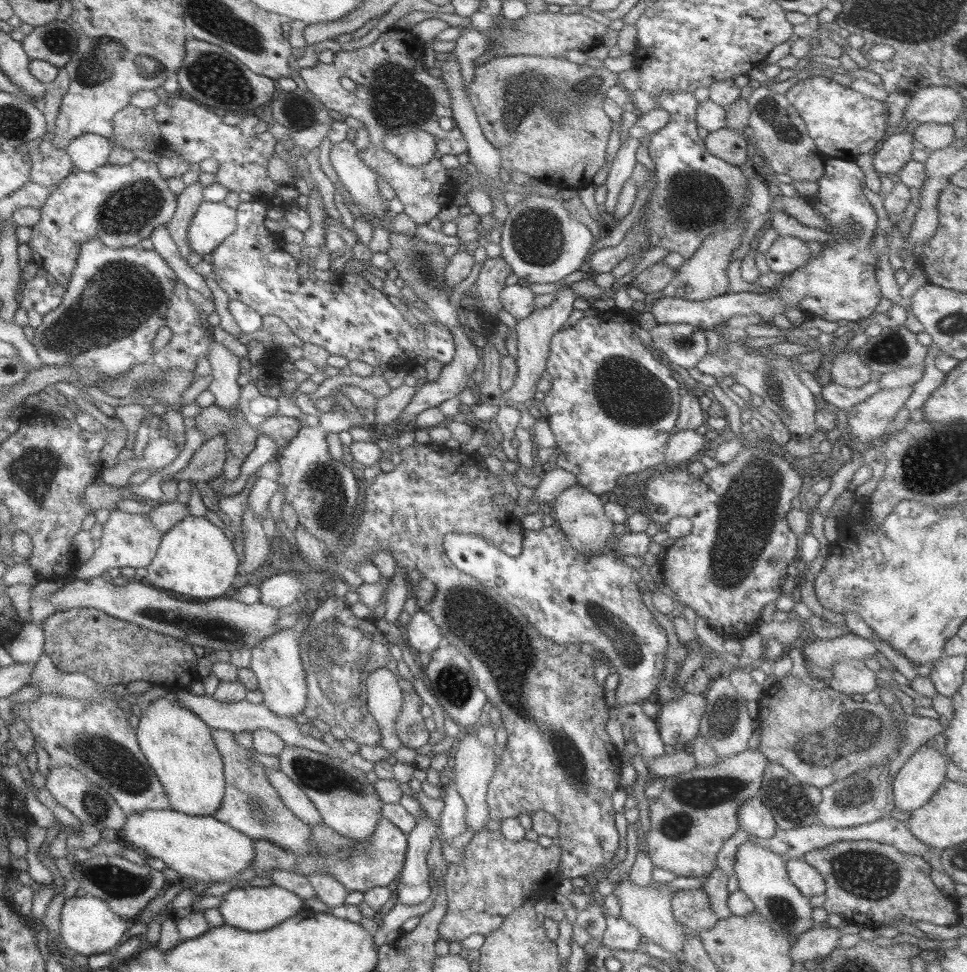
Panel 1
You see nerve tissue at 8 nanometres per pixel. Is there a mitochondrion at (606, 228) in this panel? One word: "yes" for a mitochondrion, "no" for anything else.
no

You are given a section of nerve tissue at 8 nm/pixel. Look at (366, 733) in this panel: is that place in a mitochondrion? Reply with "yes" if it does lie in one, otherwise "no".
no

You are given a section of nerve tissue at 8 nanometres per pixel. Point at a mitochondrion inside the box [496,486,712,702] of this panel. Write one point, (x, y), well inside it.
(617, 629)

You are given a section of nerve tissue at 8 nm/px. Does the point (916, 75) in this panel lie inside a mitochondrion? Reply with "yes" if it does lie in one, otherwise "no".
no

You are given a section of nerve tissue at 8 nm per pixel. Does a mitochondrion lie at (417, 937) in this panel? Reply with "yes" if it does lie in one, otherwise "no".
no

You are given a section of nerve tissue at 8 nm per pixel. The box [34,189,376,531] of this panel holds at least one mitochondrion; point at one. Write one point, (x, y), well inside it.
(122, 296)

